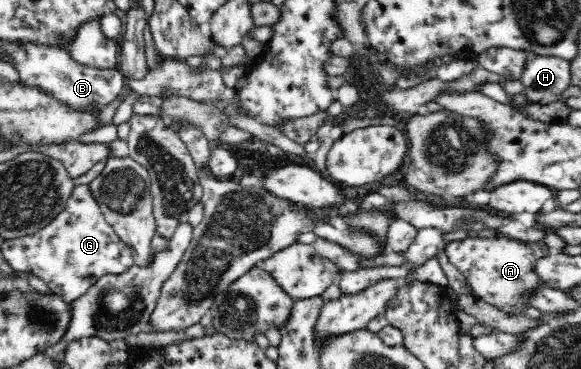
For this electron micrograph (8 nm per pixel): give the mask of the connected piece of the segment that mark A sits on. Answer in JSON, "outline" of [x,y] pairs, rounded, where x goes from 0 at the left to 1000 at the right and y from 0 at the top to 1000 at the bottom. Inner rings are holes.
{"outline":[[[855,629],[847,640],[833,640],[830,645],[806,640],[799,648],[776,653],[764,678],[775,713],[802,748],[802,764],[806,764],[812,794],[824,802],[830,816],[867,843],[873,854],[905,856],[904,840],[916,829],[912,816],[914,799],[929,775],[940,775],[919,729],[926,702],[950,686],[943,664],[935,653],[898,653]]]}

